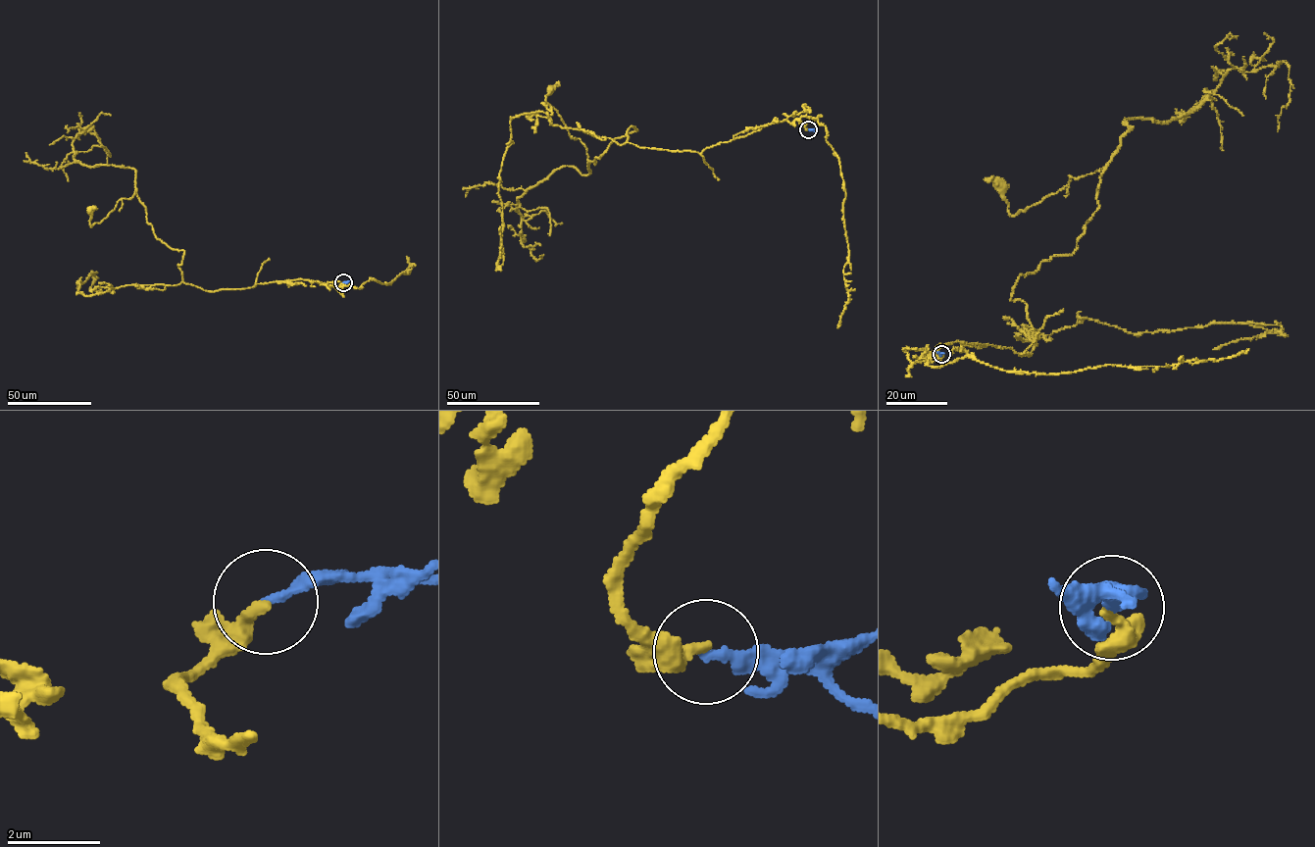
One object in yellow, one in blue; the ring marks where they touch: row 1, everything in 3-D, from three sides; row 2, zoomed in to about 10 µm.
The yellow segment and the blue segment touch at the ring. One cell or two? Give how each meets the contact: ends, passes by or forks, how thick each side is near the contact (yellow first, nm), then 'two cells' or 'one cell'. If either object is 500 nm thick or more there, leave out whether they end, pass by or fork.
yellow ends; blue ends; calibres 280 and 240 nm; one cell

